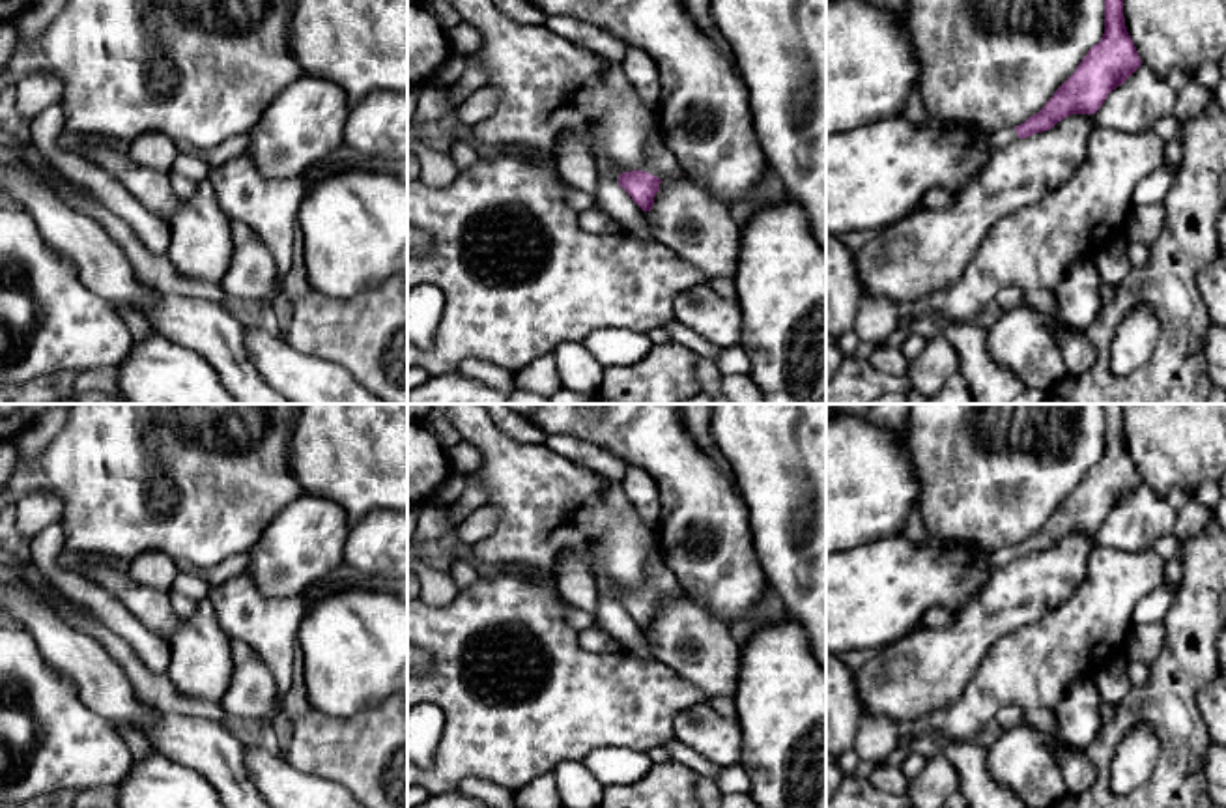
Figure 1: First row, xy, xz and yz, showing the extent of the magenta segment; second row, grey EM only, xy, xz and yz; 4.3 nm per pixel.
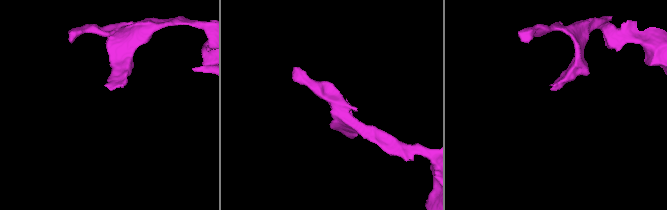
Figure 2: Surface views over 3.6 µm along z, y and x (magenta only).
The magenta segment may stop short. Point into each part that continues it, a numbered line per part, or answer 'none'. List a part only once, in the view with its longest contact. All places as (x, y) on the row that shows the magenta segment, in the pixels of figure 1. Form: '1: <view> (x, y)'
1: xz (660, 161)

